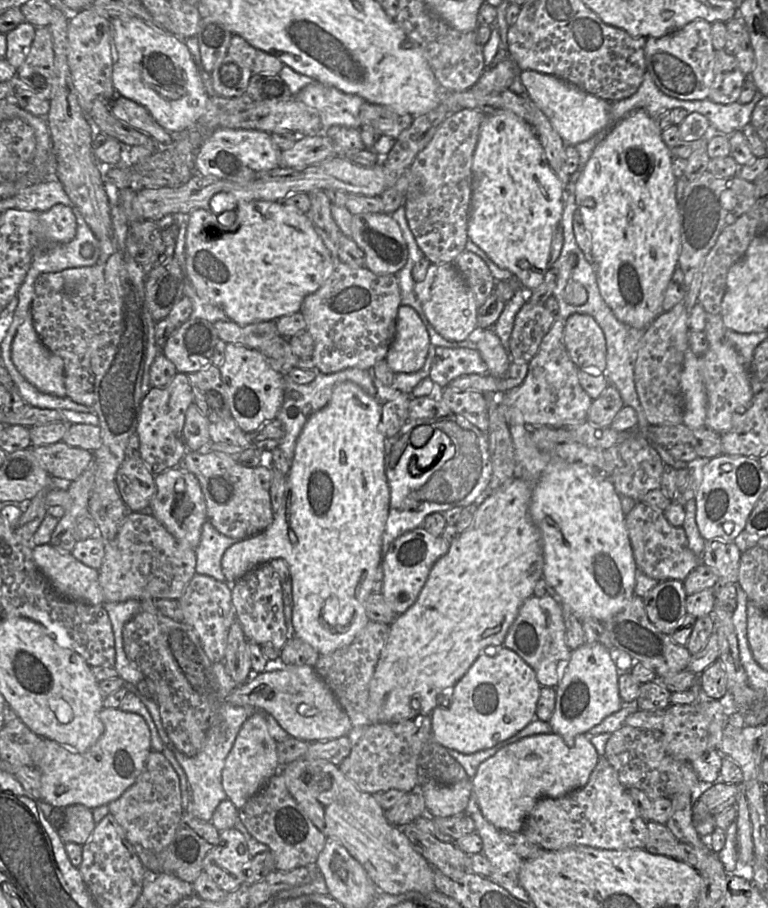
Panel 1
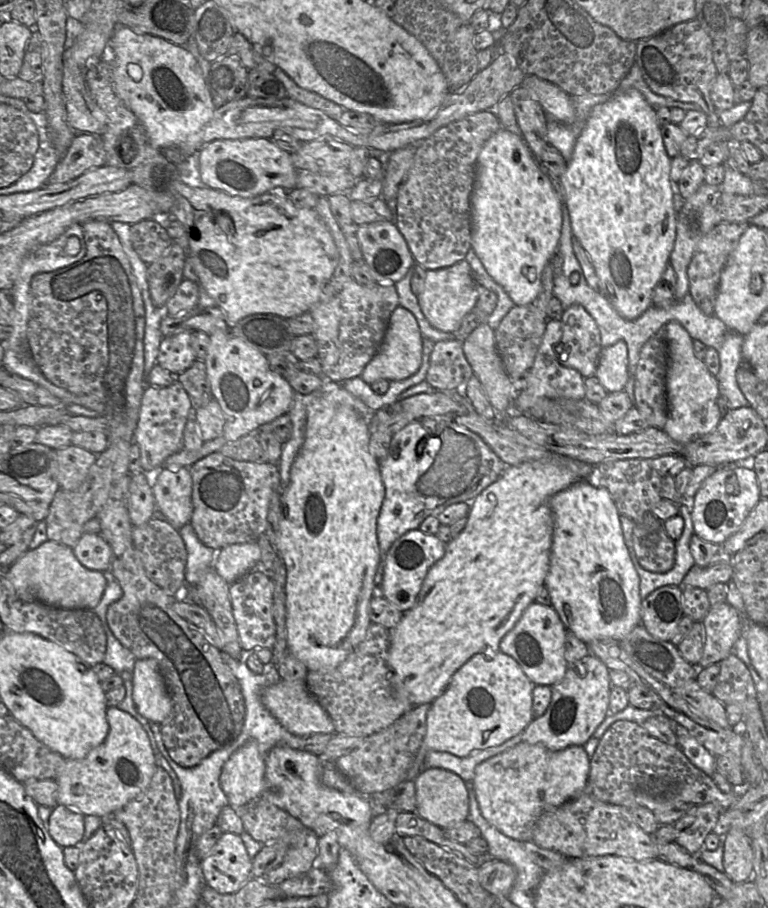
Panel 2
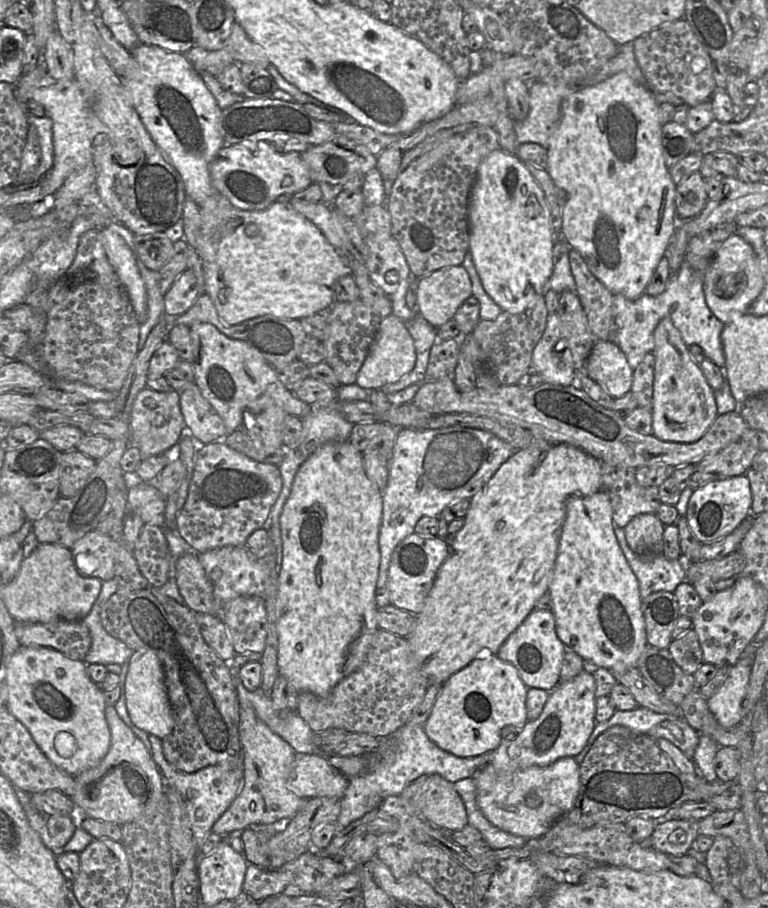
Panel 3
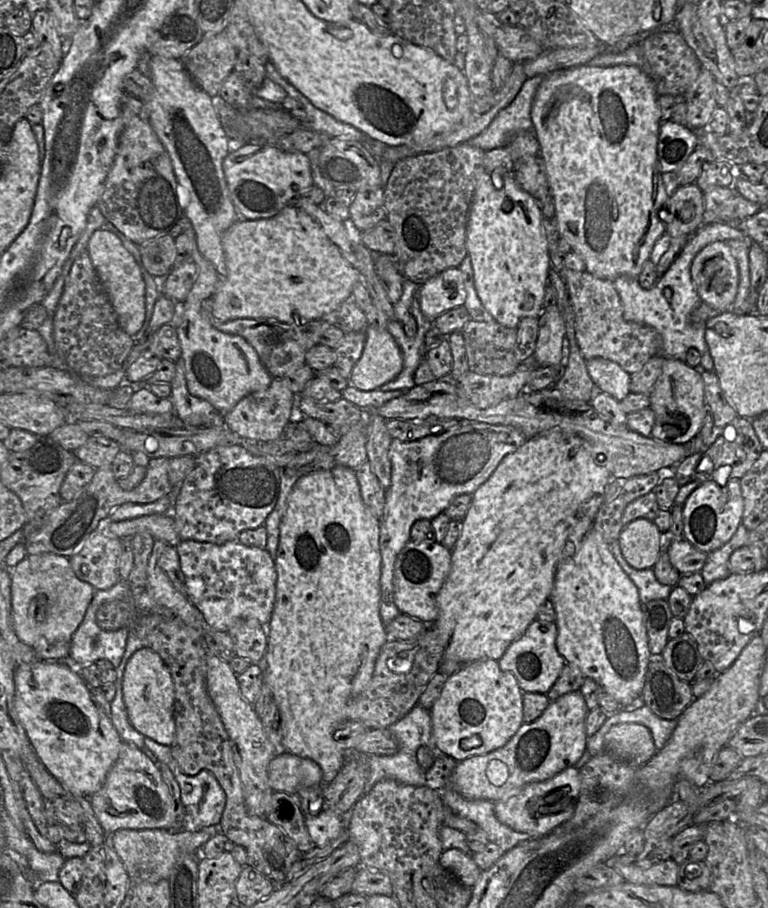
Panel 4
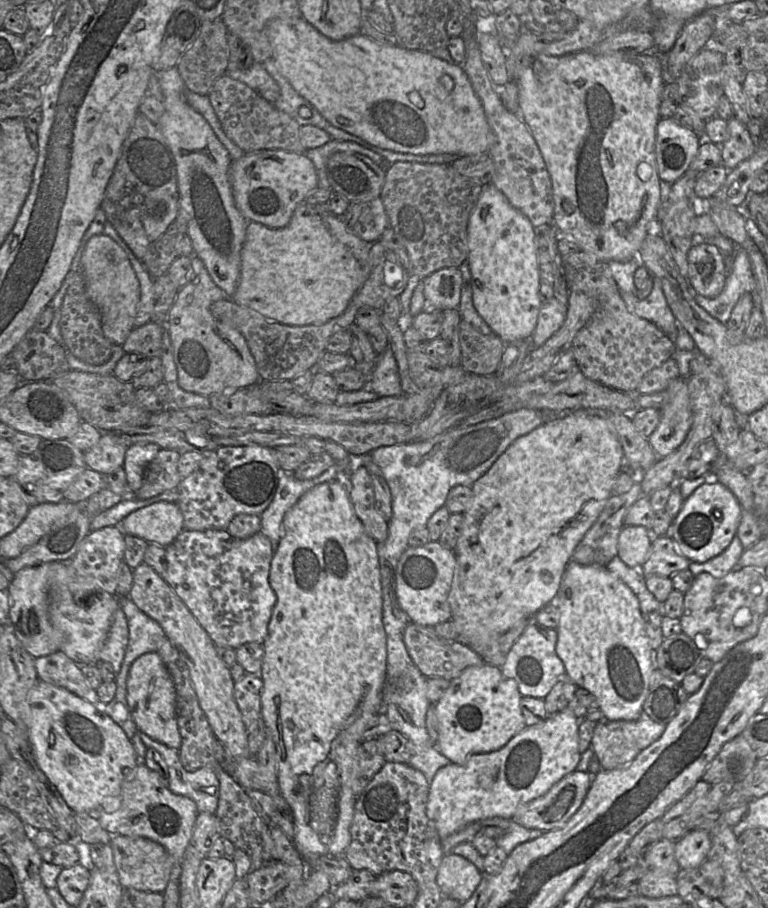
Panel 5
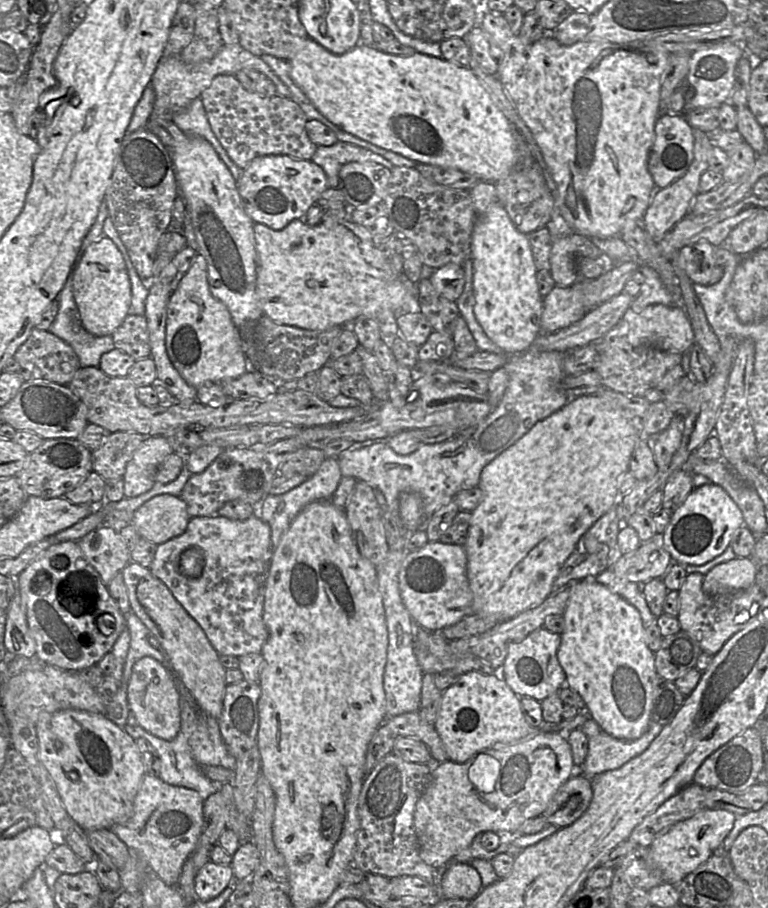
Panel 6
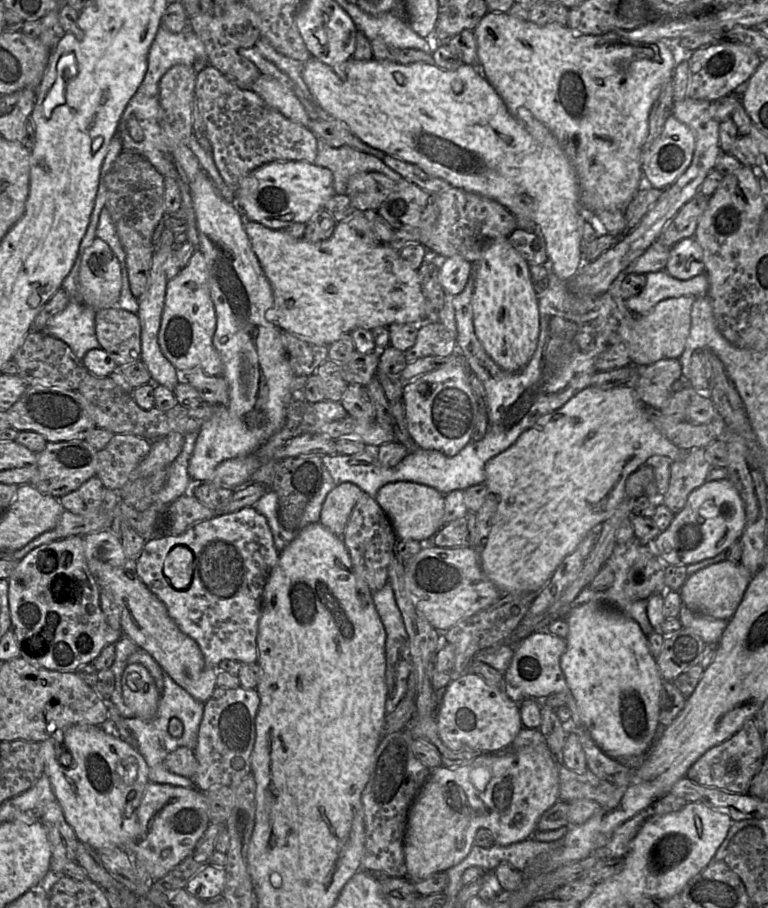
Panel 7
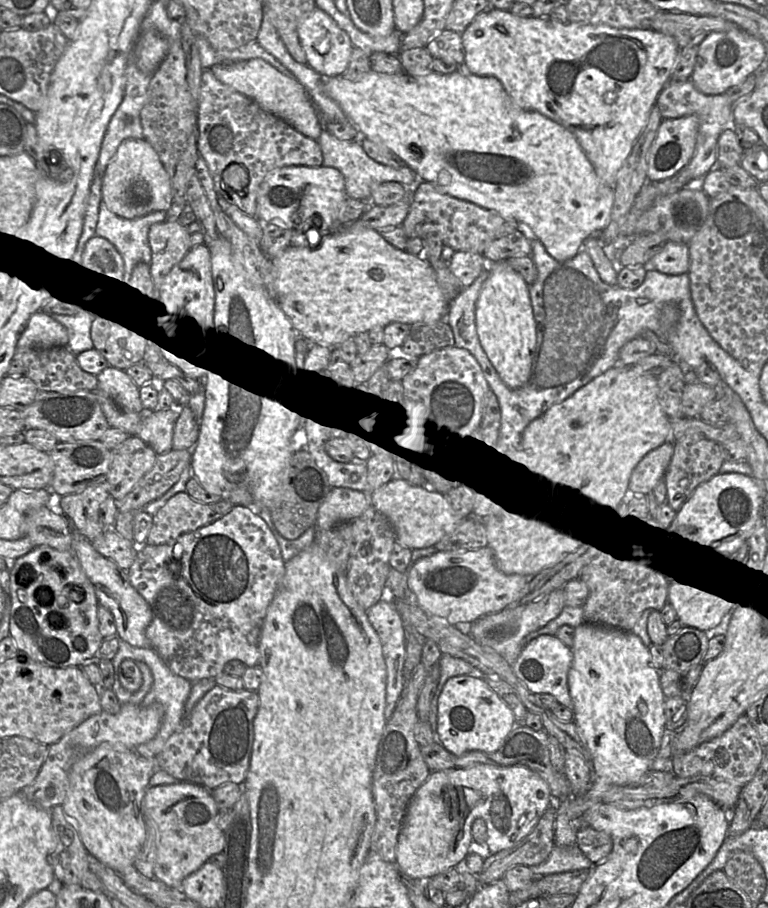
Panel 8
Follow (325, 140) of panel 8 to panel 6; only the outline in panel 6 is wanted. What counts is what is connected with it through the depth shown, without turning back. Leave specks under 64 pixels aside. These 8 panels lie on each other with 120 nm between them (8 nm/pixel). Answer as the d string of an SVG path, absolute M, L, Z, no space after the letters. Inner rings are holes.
M337 141L331 146L317 146L311 161L322 167L327 176L329 188L338 188L339 172L349 162L375 162L391 170L394 165L383 156L366 148Z

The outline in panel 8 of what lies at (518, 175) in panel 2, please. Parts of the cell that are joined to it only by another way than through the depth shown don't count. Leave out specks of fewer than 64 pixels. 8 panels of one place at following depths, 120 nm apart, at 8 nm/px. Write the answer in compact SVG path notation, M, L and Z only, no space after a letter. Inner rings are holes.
M507 261L488 263L488 276L476 302L476 332L483 351L502 383L515 390L529 380L536 346L529 285Z

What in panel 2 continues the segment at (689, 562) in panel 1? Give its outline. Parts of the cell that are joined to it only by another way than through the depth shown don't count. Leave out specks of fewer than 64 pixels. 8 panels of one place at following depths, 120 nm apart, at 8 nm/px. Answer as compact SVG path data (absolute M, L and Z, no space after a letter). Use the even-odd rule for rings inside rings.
M646 513L642 523L635 524L633 529L633 548L639 564L647 571L665 573L671 570L675 563L676 541L668 536L663 522L652 513Z

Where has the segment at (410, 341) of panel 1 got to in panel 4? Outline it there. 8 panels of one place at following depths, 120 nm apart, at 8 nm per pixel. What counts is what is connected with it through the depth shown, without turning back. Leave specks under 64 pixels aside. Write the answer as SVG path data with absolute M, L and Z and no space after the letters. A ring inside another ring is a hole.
M367 327L366 343L349 381L363 391L379 389L403 369L403 355L392 334L384 328Z

